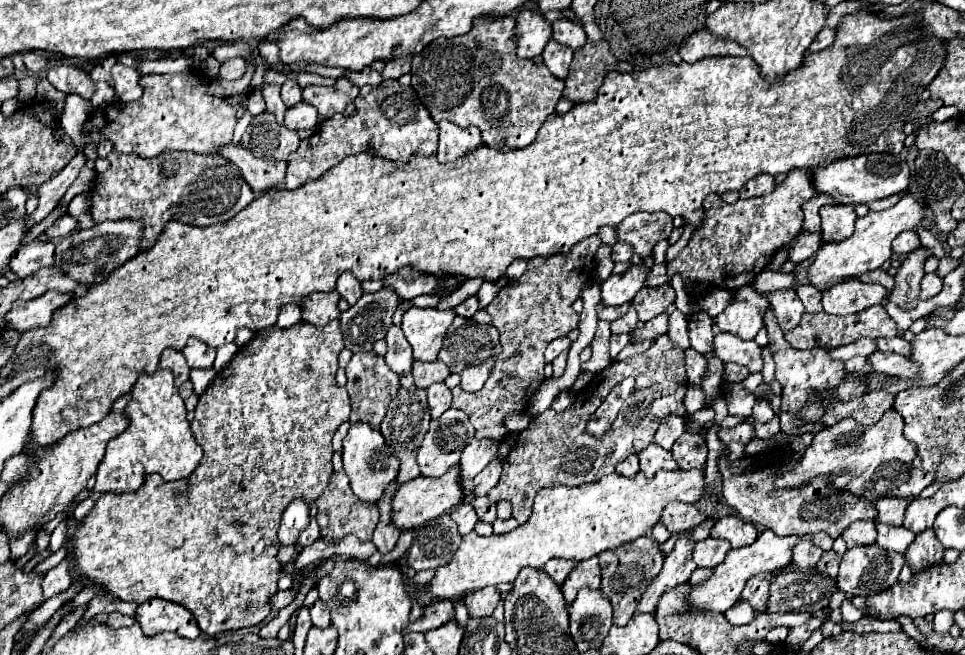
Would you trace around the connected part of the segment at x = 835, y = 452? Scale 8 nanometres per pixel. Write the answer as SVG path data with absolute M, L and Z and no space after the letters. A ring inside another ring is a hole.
M892 408L882 416L878 424L868 428L846 418L816 434L798 466L792 472L780 476L780 480L776 480L776 486L800 486L808 478L832 474L834 486L840 486L868 502L874 502L880 496L916 498L926 486L934 482L934 474L912 466L916 458L916 444L906 440L902 430L904 418ZM846 470L850 472L844 474Z

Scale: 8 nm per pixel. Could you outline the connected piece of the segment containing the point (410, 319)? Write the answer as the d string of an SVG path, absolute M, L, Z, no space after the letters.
M410 308L404 316L402 316L402 330L406 340L412 346L412 356L414 360L422 360L422 362L434 362L438 358L438 352L442 348L442 340L446 334L446 328L452 324L454 320L454 312L446 310L440 312L436 308Z

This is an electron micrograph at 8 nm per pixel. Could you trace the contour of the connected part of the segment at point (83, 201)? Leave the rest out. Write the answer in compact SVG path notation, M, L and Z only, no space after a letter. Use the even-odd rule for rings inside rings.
M78 194L72 202L70 202L70 210L68 210L72 216L82 216L86 212L90 212L90 200L88 200L88 194Z

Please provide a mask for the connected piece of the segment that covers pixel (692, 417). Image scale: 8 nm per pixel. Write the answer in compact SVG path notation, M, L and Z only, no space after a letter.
M712 408L702 409L693 414L687 413L686 416L684 416L684 419L685 419L684 429L687 430L690 424L704 425L707 422L712 423L714 420L714 416L715 416L715 413Z

